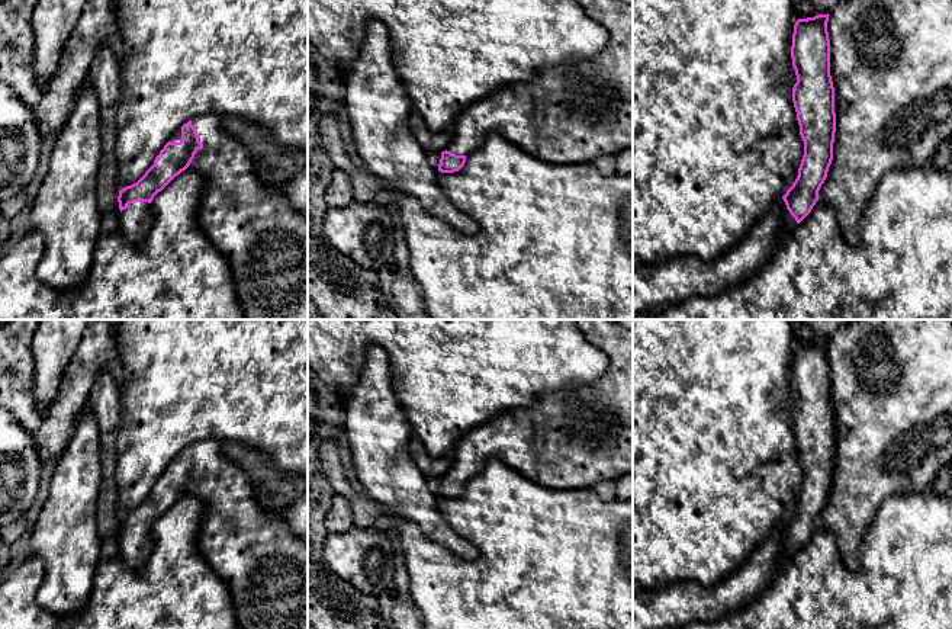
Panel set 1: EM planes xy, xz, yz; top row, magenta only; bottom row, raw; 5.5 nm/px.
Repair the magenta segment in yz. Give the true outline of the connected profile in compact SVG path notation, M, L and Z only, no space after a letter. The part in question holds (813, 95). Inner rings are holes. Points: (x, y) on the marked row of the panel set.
M829 13L798 19L794 25L791 58L797 83L792 102L804 155L795 182L782 196L787 208L779 243L811 212L833 160L836 113L827 22Z

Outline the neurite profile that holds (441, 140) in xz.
M412 109L409 113L409 126L416 138L416 141L421 144L421 147L427 153L443 153L447 150L447 145L450 144L453 138L453 128L444 129L438 134L432 134L427 125L422 116L418 110Z

